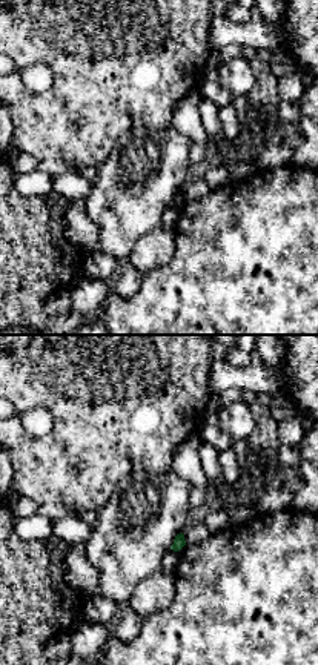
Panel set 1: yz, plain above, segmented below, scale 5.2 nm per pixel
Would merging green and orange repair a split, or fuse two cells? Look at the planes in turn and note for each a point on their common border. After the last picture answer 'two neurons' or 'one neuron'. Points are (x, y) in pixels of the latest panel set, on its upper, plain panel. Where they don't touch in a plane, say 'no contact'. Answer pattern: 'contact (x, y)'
no contact

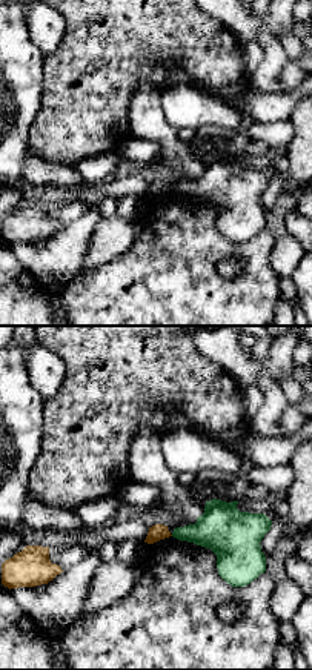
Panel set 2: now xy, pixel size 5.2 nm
no contact

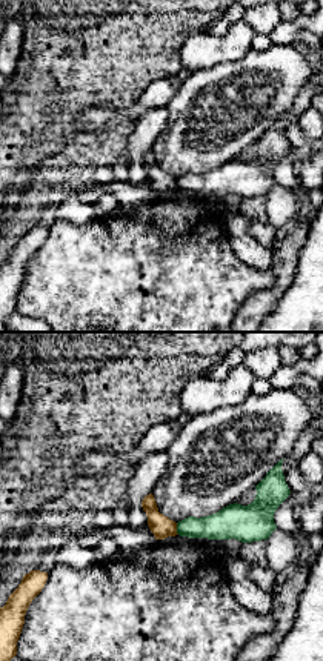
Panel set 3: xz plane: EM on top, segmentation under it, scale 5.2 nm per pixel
contact (177, 185)

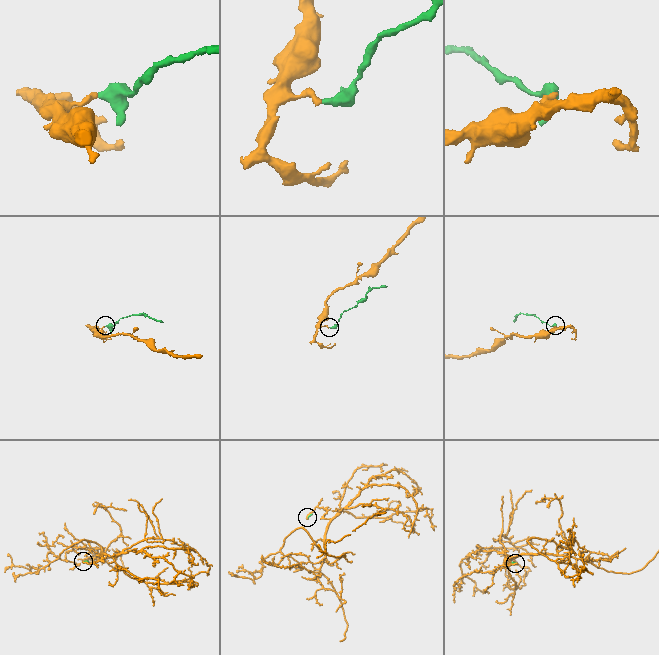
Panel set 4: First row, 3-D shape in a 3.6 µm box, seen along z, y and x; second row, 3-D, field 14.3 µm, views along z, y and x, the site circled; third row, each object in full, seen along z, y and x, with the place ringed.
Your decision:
two neurons

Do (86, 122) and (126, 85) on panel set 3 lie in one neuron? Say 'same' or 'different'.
different

